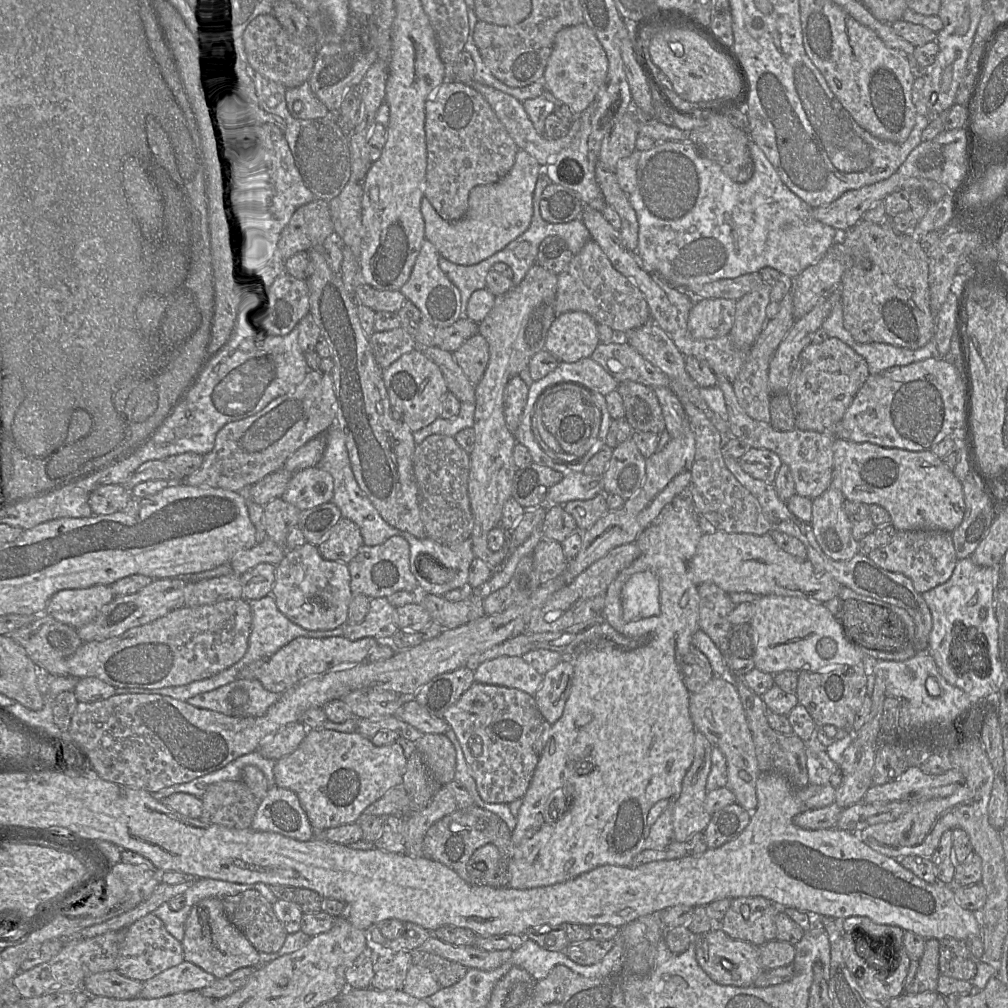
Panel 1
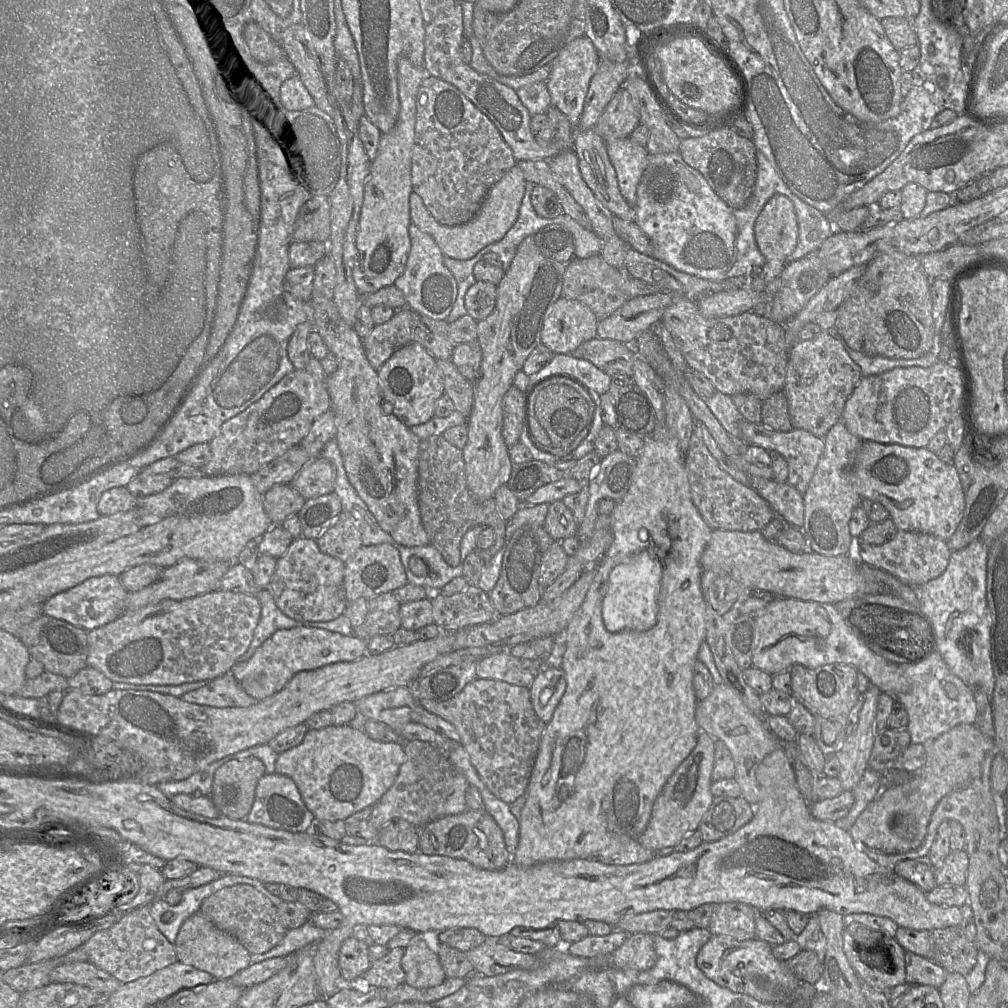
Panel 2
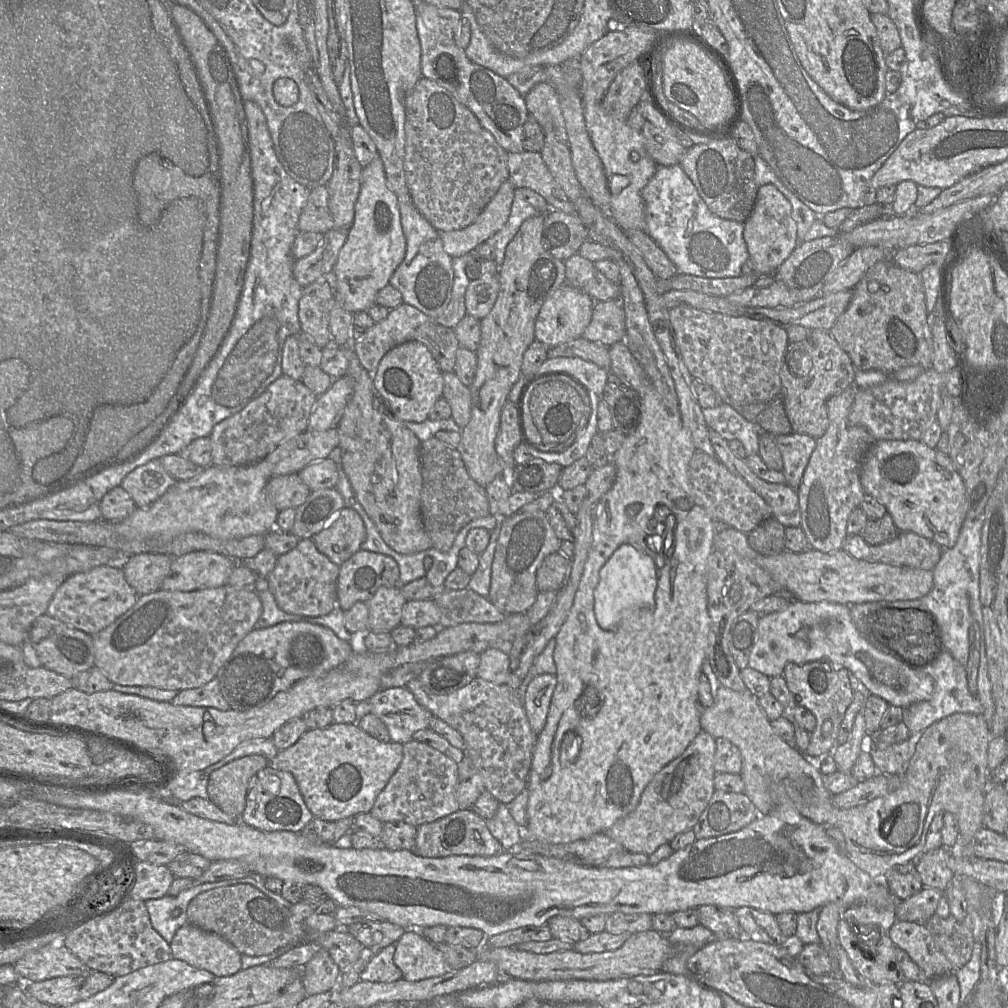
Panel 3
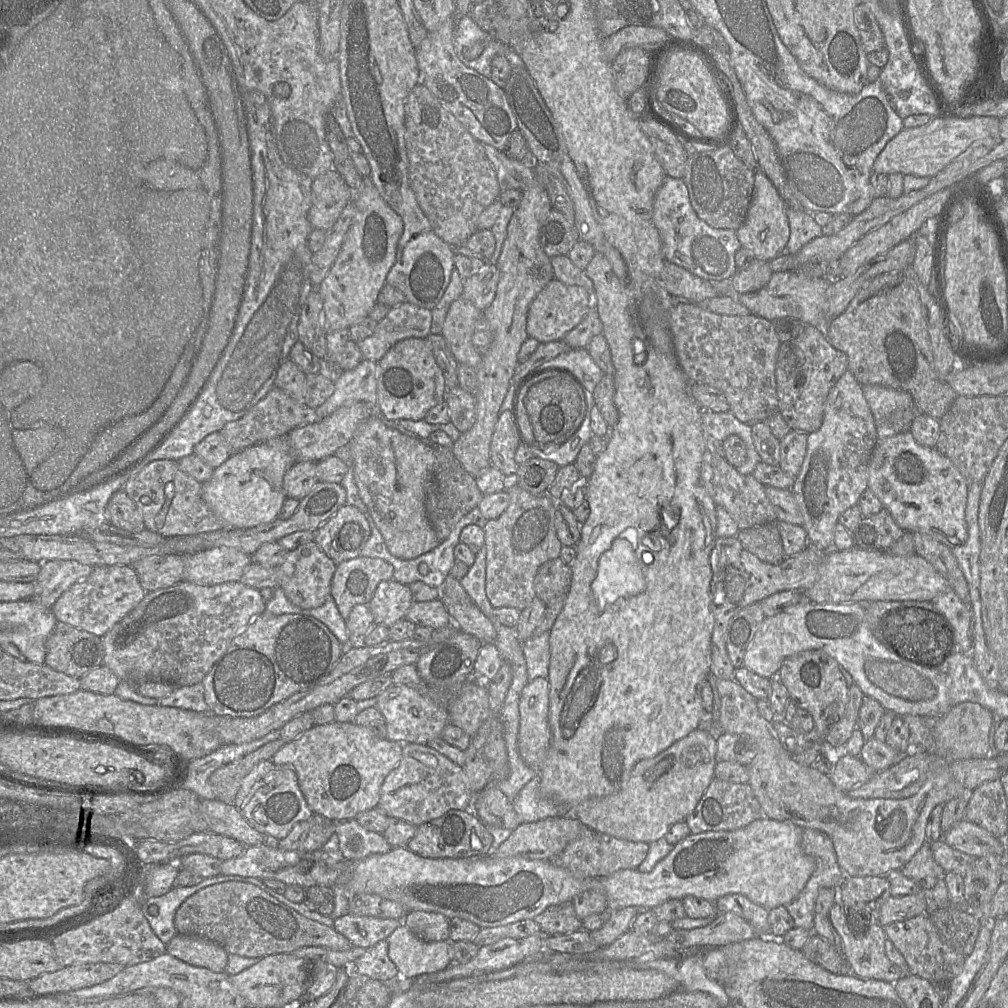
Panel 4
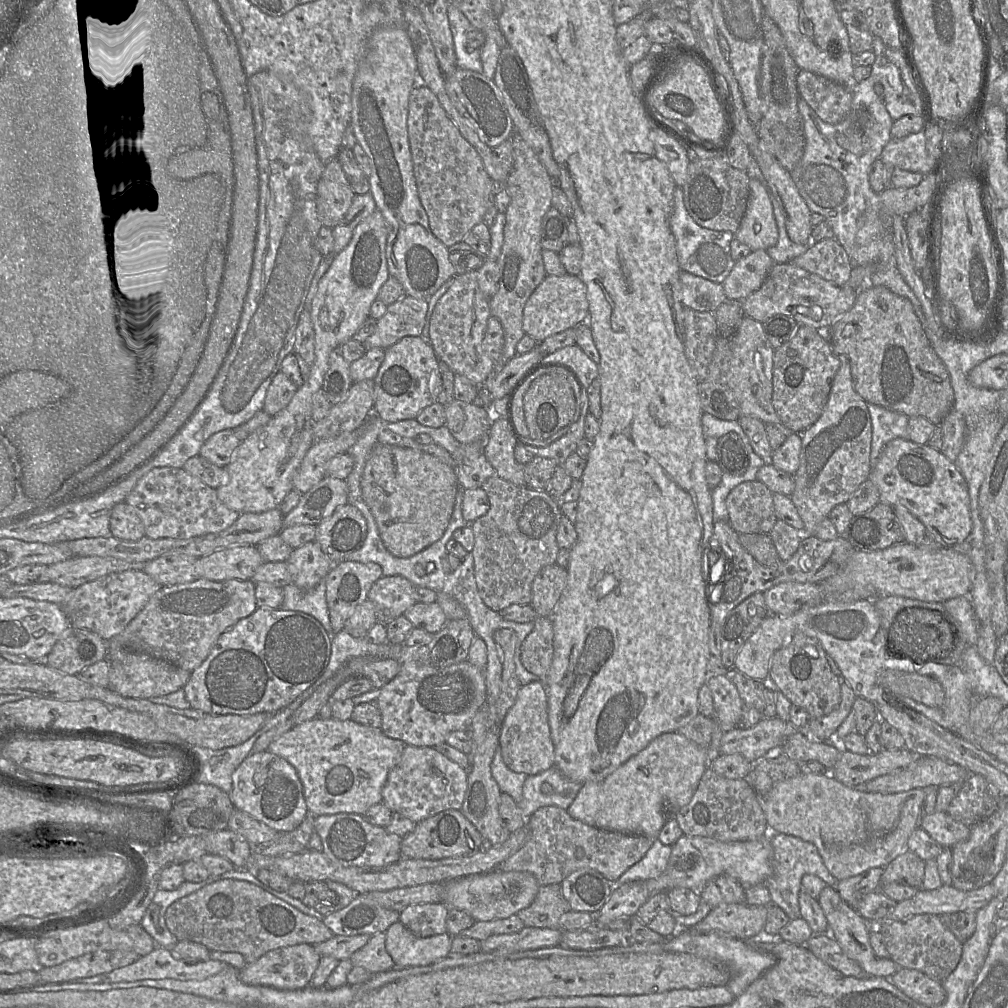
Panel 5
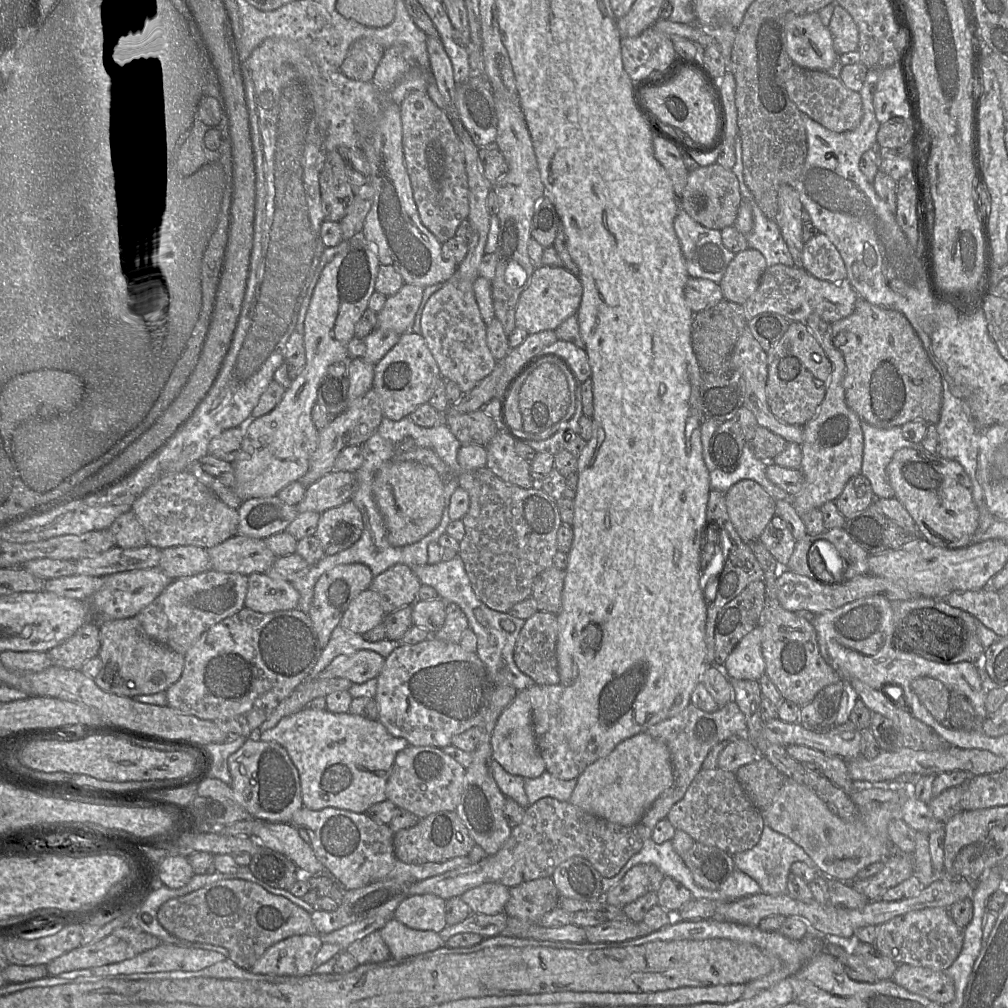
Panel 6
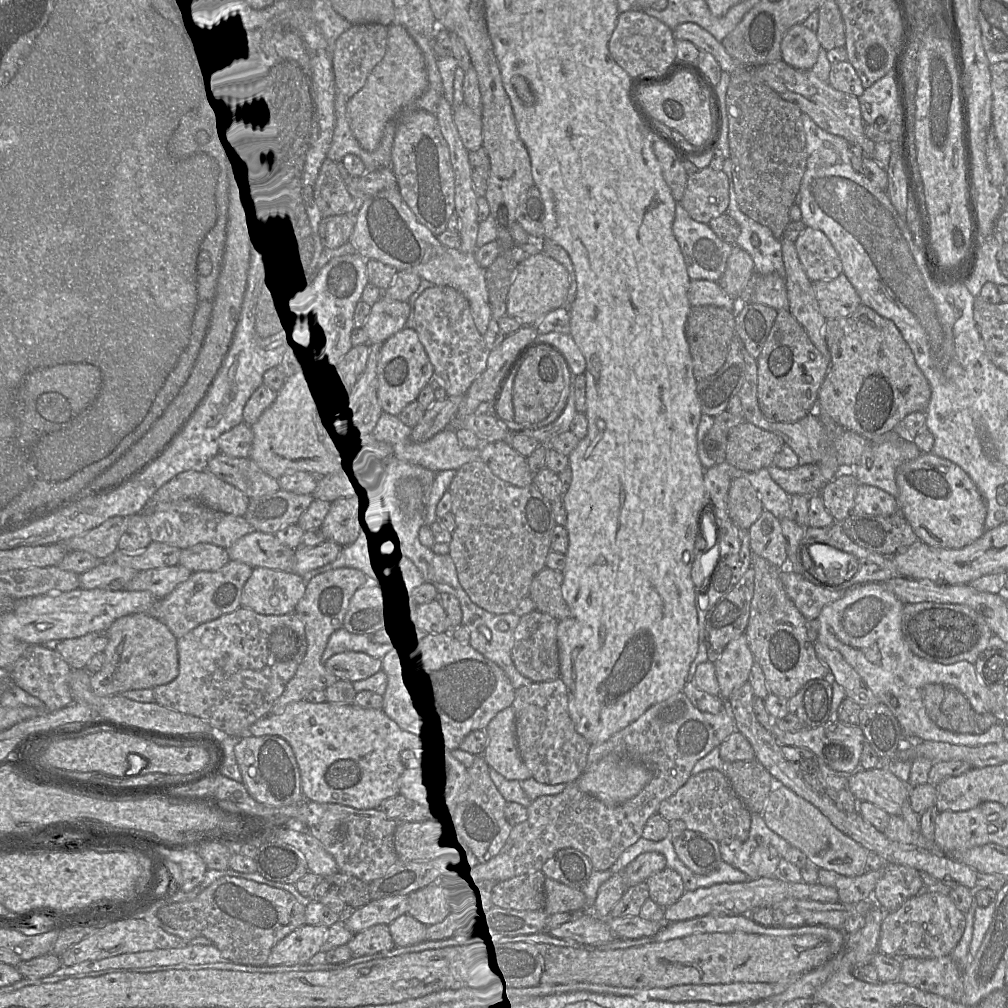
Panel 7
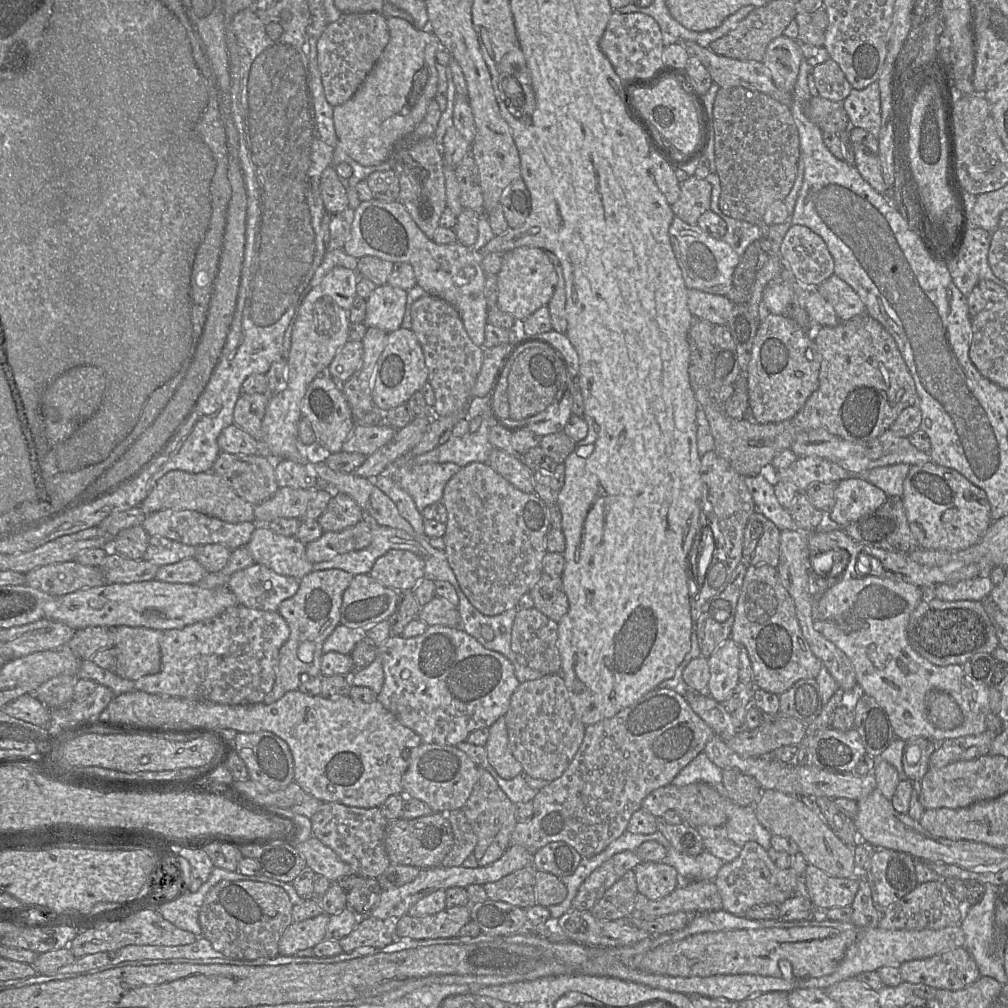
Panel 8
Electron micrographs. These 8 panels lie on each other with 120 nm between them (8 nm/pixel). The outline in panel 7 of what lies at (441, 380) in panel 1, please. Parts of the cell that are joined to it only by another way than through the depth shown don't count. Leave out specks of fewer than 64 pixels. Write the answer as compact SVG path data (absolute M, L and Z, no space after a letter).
M404 328L383 344L377 365L377 396L382 410L397 416L434 379L434 368L414 329Z

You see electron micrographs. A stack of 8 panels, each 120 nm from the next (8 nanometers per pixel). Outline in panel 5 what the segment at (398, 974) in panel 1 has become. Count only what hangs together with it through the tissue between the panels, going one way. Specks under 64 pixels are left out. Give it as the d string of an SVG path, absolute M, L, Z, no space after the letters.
M385 932L372 935L362 948L352 954L352 965L362 967L371 974L393 969L394 961L386 950L385 940Z

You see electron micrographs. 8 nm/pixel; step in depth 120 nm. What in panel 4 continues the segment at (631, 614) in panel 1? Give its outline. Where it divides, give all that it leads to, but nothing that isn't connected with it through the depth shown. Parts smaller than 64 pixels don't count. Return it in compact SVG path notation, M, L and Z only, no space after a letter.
M618 535L612 542L611 547L601 554L597 574L591 583L591 590L596 604L605 606L621 597L633 596L644 592L646 589L646 579L639 560L636 556L631 541Z

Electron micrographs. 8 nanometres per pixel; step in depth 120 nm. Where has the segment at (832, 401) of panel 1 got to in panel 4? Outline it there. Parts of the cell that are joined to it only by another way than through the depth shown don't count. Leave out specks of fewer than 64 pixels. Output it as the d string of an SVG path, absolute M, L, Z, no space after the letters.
M804 326L803 331L795 339L780 344L775 367L777 411L782 414L790 430L812 433L821 427L828 393L847 370L847 355L835 349L823 332L813 326Z

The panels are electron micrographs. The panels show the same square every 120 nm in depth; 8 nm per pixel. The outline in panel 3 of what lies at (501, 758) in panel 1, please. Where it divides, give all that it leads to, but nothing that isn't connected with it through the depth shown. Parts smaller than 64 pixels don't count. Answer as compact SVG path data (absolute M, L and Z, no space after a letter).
M476 677L466 686L448 694L429 692L418 680L405 686L423 708L458 731L465 742L465 753L481 774L486 790L500 803L509 804L523 789L531 768L537 736L528 721L517 690Z

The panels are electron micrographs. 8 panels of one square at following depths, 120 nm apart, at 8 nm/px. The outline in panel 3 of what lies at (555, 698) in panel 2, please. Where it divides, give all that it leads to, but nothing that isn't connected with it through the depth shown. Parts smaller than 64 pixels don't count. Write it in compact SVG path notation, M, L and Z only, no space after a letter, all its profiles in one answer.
M553 674L536 675L528 684L524 695L524 706L529 724L536 735L543 730L550 702L557 684Z

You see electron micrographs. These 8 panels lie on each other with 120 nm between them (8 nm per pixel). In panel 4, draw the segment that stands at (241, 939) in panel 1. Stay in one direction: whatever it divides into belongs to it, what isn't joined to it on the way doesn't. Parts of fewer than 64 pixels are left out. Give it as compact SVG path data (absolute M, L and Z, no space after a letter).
M178 933L166 944L166 952L189 965L215 973L224 972L228 961L228 953L222 946L205 938Z

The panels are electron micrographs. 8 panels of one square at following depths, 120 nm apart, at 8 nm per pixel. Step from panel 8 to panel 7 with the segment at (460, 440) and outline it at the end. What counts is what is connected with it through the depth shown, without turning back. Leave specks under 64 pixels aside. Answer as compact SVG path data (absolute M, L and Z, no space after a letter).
M384 411L374 429L375 438L379 443L391 445L394 456L398 460L422 466L435 473L444 470L458 471L466 463L481 460L481 448L469 449L464 447L457 438L456 429L447 428L436 434L430 440L422 443L413 442L410 437L411 432L412 428L401 422L397 416Z

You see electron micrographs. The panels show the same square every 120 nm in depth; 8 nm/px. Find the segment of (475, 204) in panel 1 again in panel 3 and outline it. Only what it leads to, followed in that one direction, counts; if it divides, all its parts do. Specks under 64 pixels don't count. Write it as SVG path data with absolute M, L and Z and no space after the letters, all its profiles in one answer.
M506 179L472 224L460 230L439 231L445 252L452 258L461 257L498 232L510 215L515 189Z

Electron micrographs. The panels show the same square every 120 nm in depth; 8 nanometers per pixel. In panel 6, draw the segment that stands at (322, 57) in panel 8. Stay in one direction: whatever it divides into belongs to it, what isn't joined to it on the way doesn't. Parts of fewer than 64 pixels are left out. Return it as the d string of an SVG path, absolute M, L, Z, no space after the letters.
M370 38L356 40L348 50L341 65L342 73L353 80L372 80L385 49Z

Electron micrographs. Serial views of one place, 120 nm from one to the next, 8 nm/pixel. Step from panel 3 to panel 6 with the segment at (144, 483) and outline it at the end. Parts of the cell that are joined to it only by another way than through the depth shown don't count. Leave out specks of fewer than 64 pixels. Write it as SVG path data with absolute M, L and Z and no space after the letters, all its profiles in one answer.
M188 471L159 479L132 505L144 528L148 544L159 549L194 545L214 547L237 534L239 513L223 503L209 488Z

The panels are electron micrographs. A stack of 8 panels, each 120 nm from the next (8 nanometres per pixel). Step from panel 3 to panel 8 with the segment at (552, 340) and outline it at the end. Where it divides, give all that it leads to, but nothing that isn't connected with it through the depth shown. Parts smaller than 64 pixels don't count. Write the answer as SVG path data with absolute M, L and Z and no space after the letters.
M517 247L505 252L498 277L498 303L503 312L523 321L553 296L558 276L545 250L538 247Z

